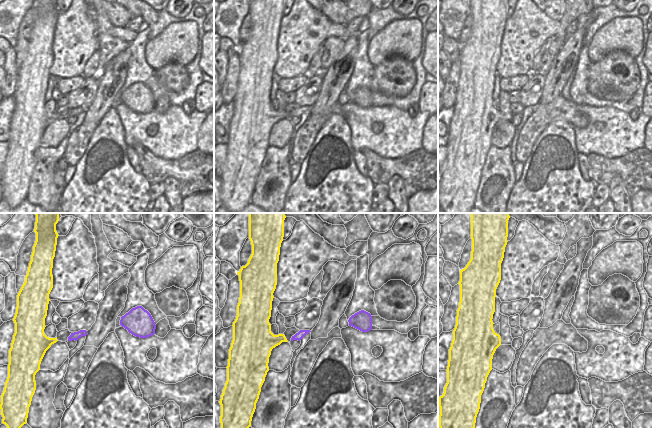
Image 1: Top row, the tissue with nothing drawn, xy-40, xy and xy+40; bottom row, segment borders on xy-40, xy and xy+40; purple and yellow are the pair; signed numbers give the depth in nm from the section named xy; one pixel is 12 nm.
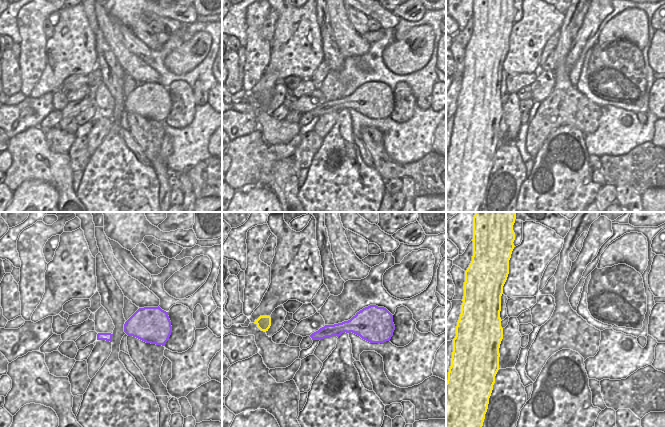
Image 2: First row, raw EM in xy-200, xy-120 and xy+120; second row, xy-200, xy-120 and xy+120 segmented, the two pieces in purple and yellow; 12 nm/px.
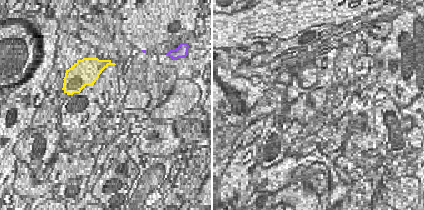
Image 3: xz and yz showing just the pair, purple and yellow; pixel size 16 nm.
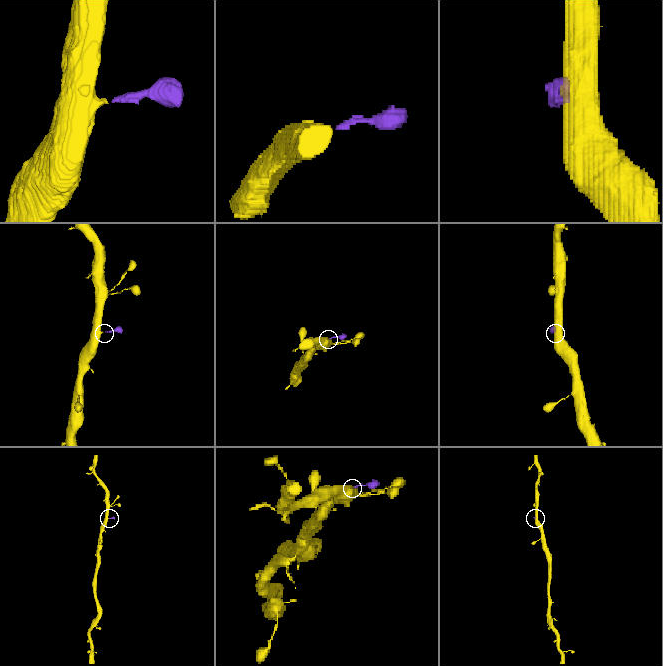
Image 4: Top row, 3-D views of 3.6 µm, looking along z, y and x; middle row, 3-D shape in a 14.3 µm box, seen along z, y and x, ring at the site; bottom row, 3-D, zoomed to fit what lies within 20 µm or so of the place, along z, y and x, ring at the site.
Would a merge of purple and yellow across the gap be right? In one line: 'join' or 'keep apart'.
join

